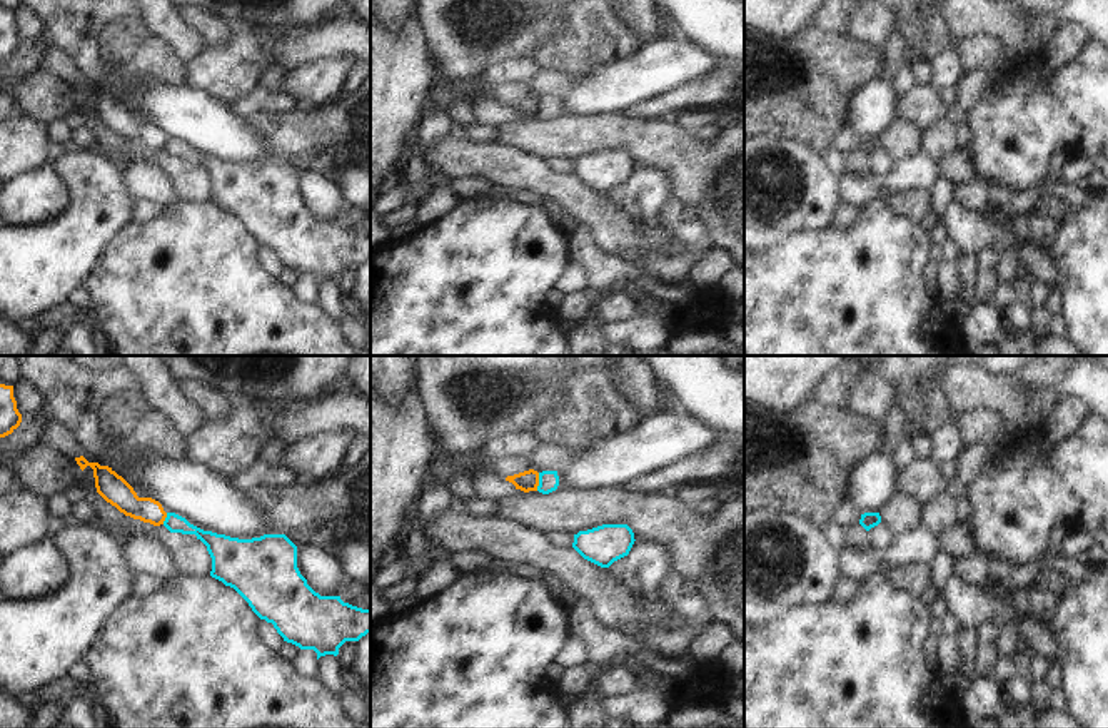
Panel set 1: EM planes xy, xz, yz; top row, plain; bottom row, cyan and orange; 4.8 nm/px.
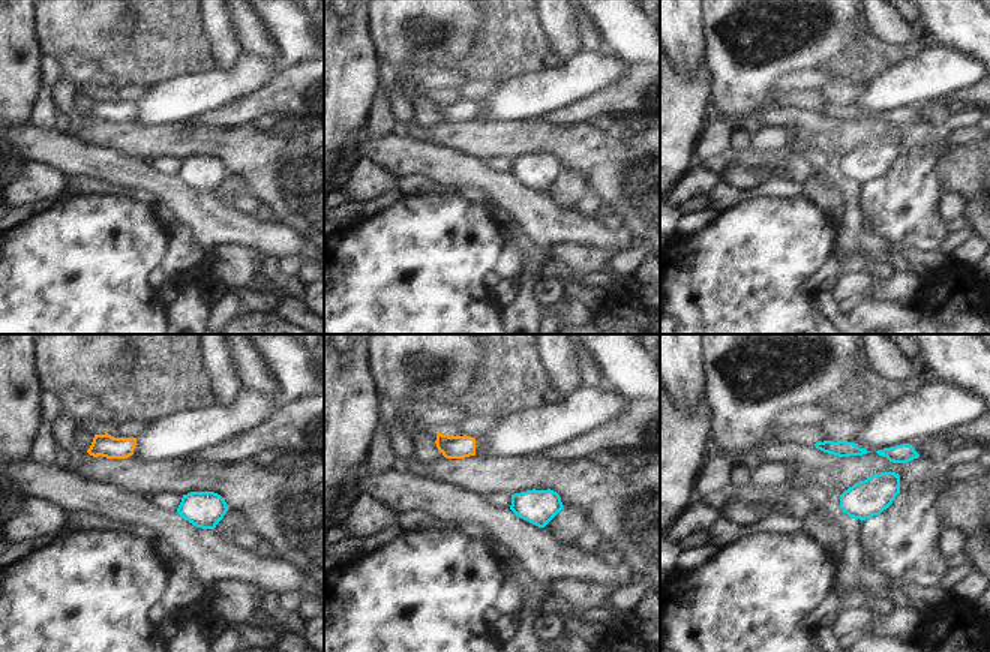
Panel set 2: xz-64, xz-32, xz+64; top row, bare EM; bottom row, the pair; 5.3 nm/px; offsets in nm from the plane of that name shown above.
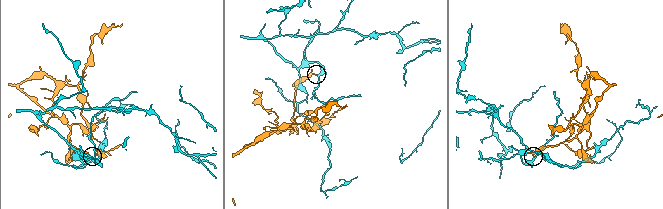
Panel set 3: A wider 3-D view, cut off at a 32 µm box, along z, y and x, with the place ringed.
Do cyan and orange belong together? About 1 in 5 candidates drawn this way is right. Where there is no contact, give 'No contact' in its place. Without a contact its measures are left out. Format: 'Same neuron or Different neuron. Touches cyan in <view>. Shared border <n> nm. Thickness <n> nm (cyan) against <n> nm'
Different neuron. Touches cyan in xz. Shared border 90 nm. Thickness 100 nm (cyan) against 100 nm

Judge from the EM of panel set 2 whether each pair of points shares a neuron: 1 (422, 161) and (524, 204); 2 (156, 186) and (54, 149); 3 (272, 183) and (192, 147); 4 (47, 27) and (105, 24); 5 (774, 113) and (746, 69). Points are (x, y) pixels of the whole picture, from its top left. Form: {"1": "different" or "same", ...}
{"1": "same", "2": "same", "3": "same", "4": "same", "5": "different"}

